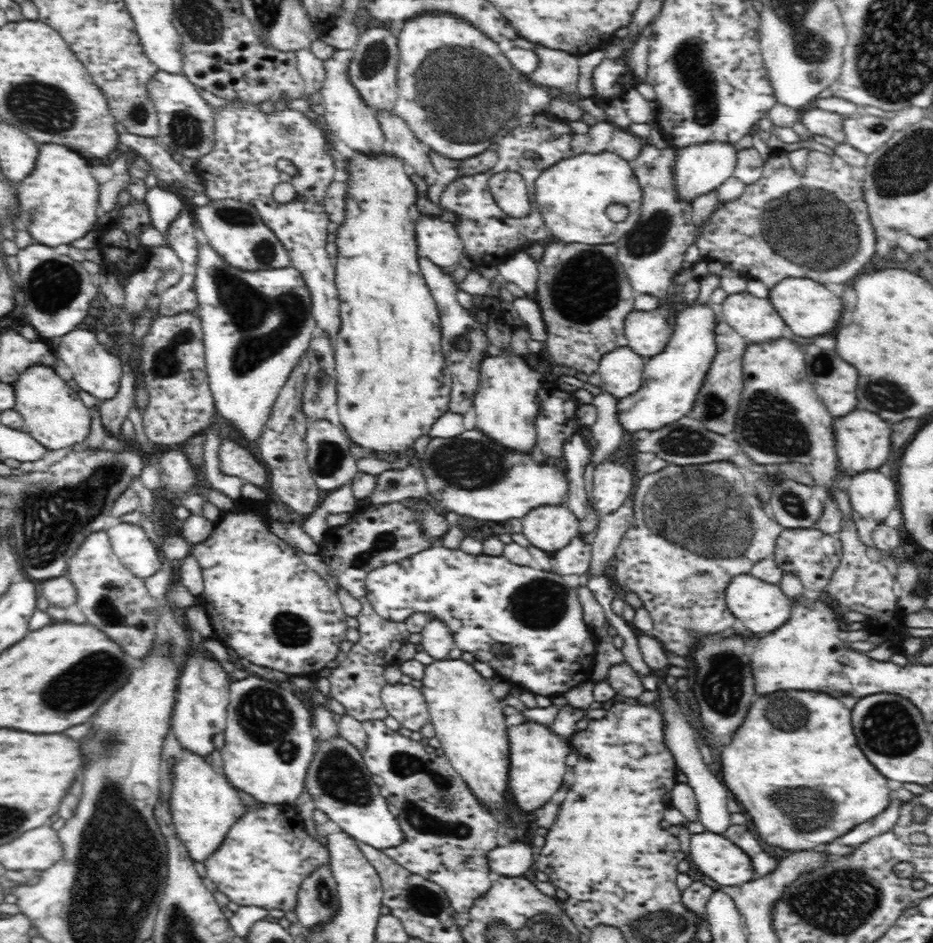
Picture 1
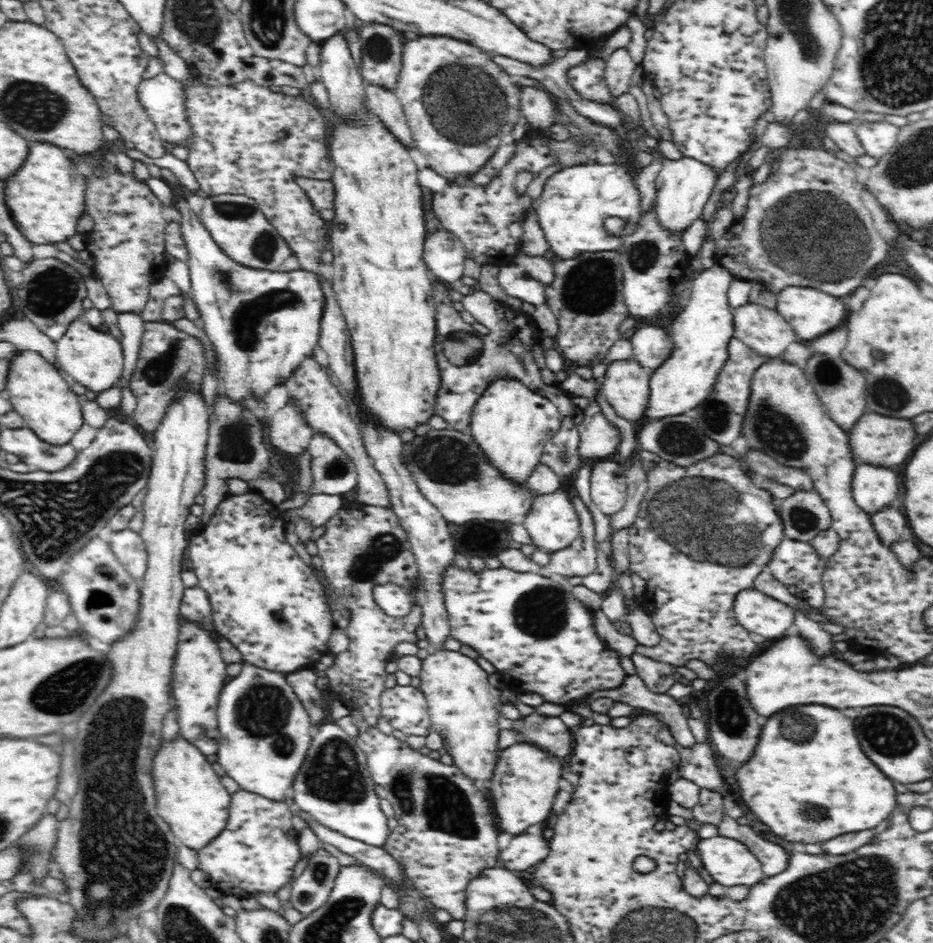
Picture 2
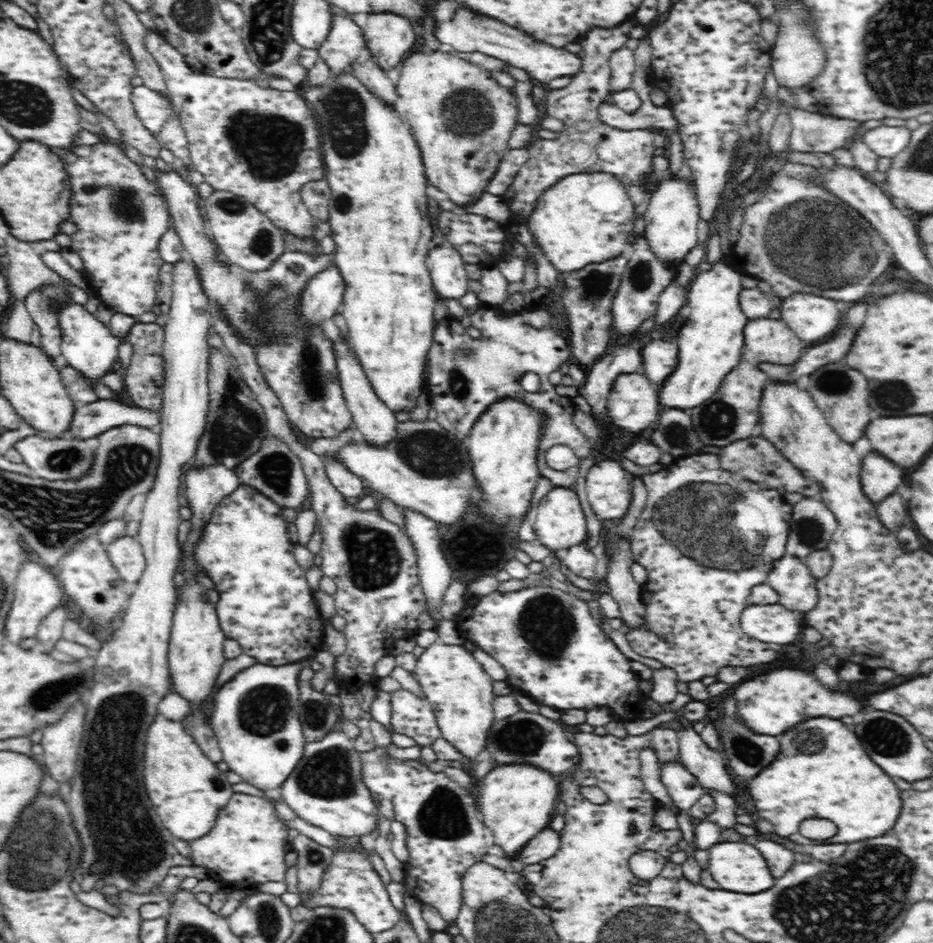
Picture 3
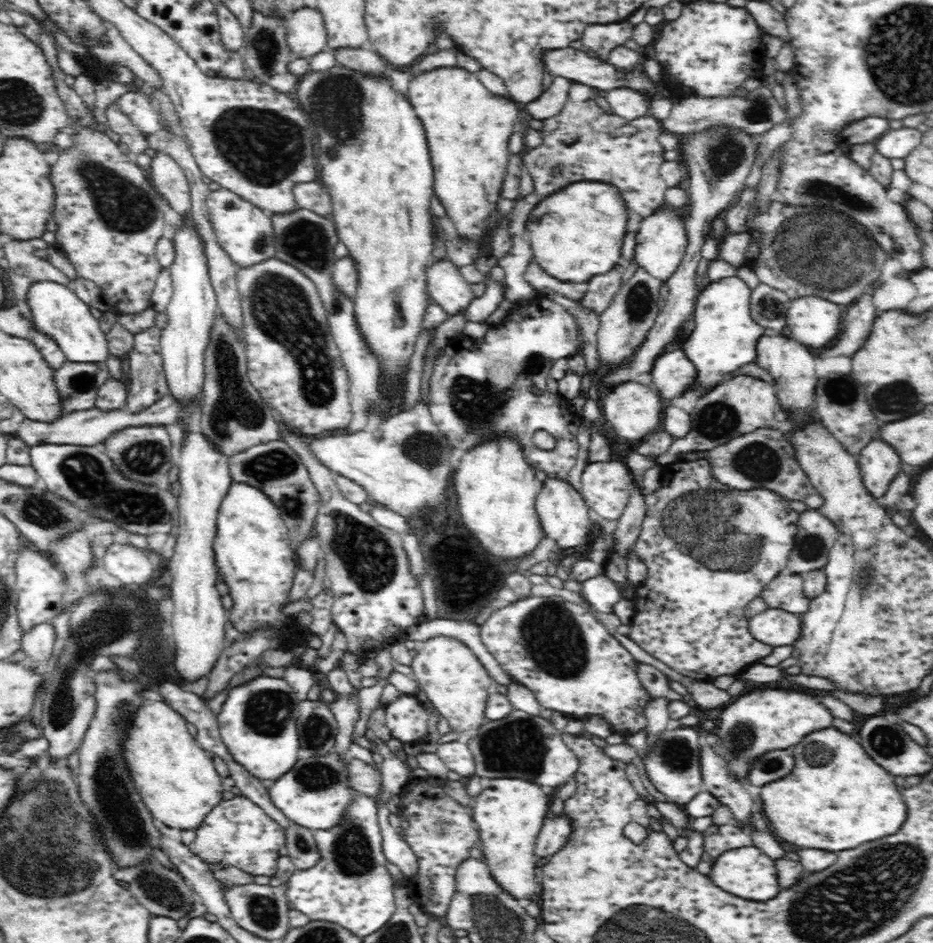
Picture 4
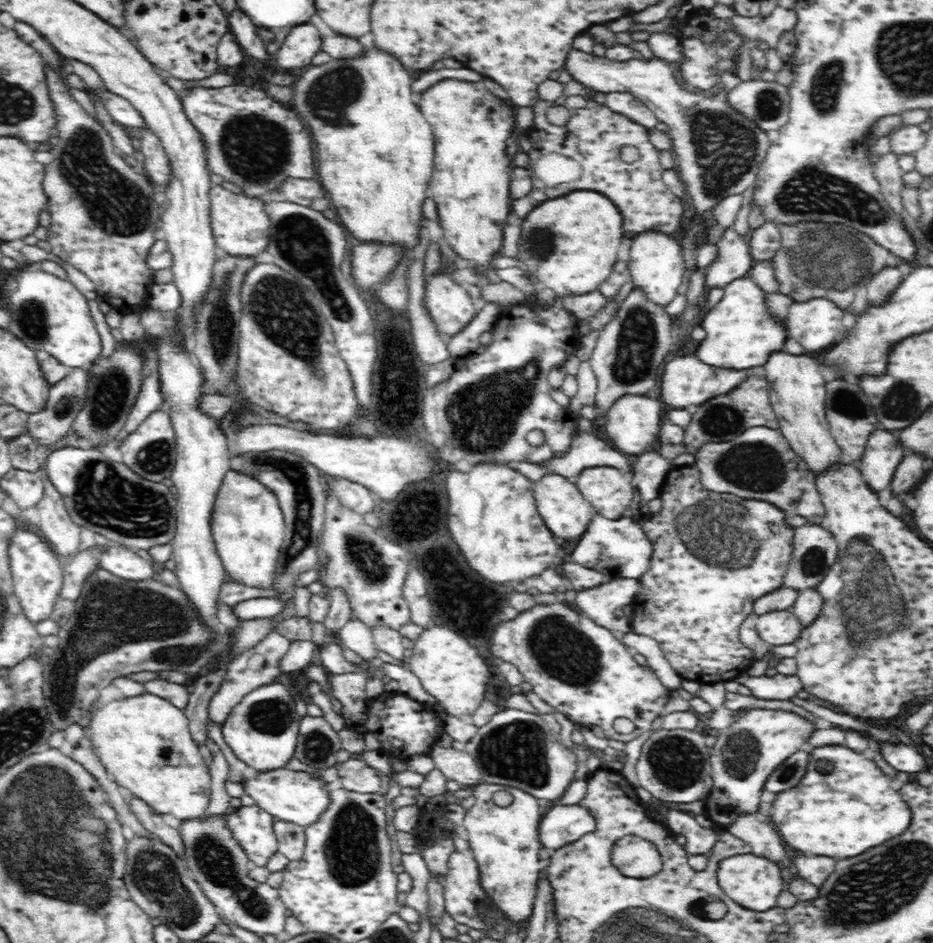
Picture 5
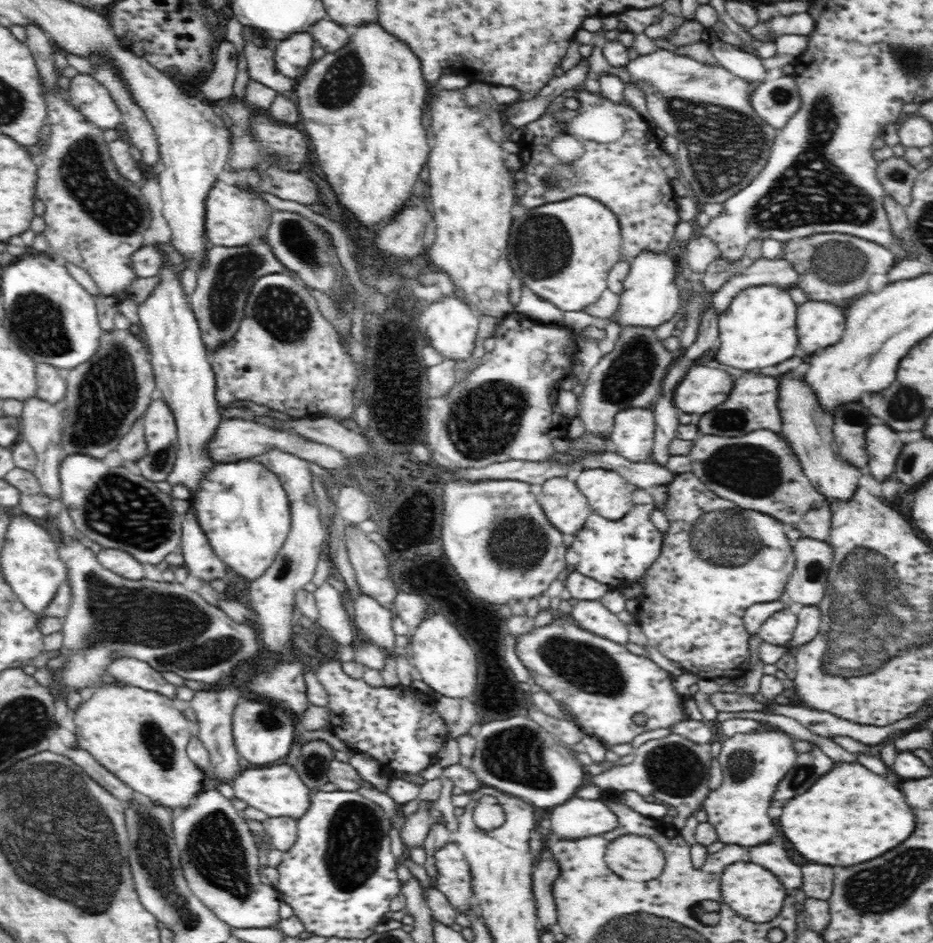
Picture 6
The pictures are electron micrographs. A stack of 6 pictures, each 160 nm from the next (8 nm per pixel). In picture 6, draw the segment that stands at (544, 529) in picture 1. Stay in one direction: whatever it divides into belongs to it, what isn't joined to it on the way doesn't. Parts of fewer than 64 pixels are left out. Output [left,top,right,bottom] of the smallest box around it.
[535,477,593,535]

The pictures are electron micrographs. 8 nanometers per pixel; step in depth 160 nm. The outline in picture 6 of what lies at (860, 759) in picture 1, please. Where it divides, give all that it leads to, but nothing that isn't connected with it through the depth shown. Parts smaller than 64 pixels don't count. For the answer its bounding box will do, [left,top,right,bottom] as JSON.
[776,760,915,866]

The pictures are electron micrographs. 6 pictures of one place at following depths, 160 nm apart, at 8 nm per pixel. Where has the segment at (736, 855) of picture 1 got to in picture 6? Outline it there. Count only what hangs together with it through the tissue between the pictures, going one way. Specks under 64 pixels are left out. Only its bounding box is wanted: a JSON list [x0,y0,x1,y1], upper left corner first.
[721,861,788,922]

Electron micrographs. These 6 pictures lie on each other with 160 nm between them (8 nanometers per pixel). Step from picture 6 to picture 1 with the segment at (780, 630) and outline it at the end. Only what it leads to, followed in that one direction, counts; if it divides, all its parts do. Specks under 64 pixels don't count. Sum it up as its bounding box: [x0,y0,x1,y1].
[725,574,791,634]

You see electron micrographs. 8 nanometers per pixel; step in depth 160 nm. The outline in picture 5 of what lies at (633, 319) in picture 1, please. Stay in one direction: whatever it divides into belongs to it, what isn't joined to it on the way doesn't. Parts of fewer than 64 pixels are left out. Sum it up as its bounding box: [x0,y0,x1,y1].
[660,355,746,409]

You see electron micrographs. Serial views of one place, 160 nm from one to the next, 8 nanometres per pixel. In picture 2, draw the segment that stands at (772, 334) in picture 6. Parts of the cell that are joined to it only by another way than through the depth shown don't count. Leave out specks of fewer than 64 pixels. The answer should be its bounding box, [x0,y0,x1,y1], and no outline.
[644,264,735,421]

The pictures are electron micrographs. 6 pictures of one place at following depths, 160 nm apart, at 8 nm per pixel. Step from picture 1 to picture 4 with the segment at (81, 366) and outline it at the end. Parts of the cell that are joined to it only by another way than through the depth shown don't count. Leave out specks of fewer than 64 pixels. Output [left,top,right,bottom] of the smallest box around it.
[27,281,110,363]

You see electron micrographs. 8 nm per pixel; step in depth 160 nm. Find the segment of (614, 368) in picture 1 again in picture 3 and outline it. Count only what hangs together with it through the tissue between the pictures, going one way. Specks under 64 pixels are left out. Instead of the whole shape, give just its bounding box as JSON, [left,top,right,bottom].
[608,370,658,432]

